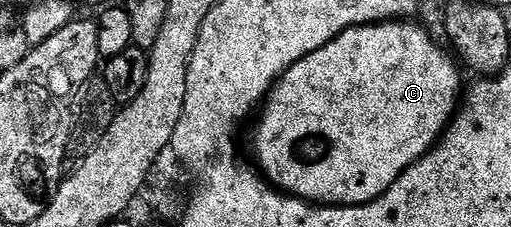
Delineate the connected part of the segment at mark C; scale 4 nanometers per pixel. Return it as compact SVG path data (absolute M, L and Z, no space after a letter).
M401 19L381 21L379 25L355 25L352 29L342 31L342 35L338 35L330 43L326 43L326 47L308 53L301 61L294 63L272 86L271 93L262 105L264 114L256 125L257 163L255 164L259 172L281 193L291 193L292 196L301 197L303 201L311 201L314 205L365 205L382 196L415 161L432 152L432 148L443 137L444 130L451 125L452 118L458 112L458 102L462 97L461 66L447 48L444 50L442 46L436 45L435 39L422 26L412 24L416 23Z

